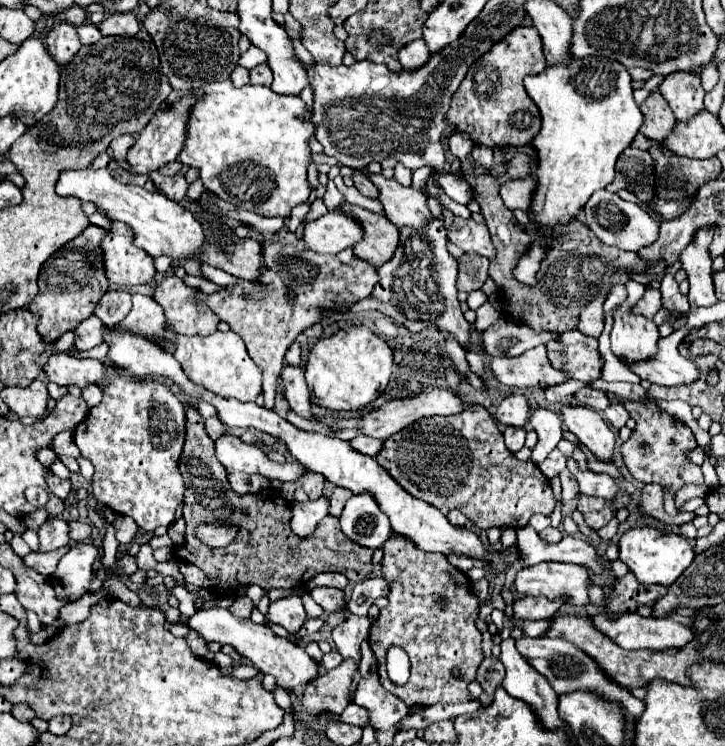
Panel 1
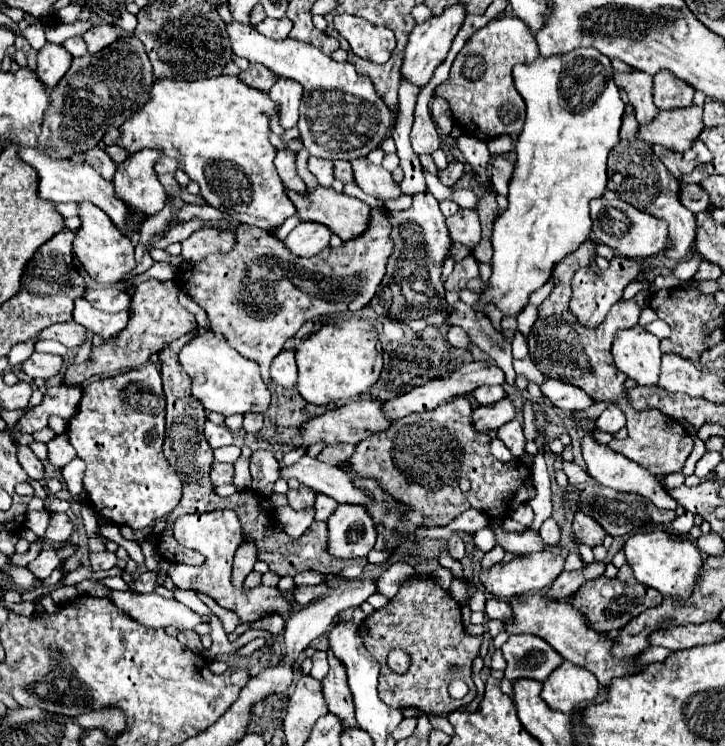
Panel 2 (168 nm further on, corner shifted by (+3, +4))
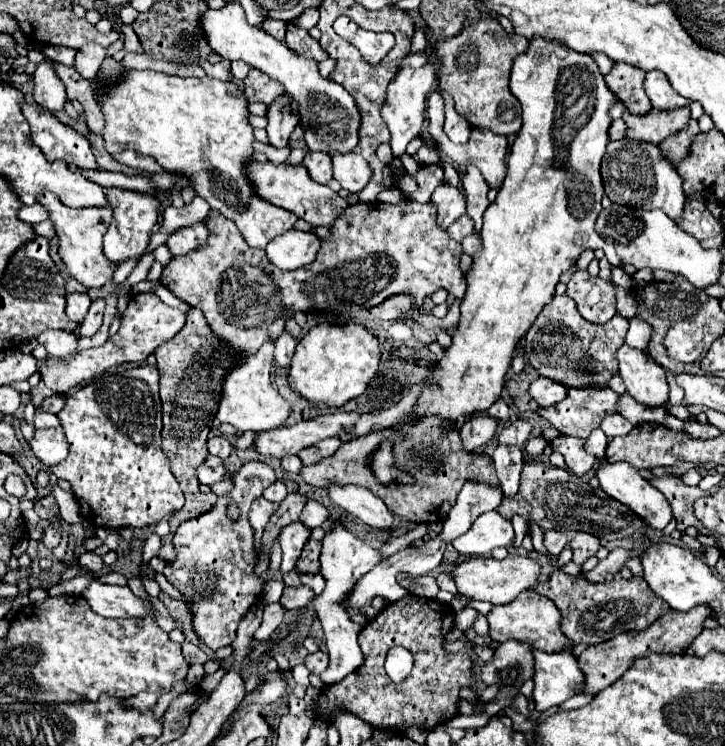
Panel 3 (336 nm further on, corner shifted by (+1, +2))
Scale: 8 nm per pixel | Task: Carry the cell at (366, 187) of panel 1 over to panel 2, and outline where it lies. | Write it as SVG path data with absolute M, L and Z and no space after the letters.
M332 161L334 163L334 177L342 183L352 183L352 167L348 161Z

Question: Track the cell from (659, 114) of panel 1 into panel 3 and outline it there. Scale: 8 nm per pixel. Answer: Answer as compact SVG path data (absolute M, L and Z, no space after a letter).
M616 63L614 69L604 79L606 85L616 93L616 97L626 103L632 115L644 115L652 109L650 99L644 91L644 77L646 73L640 71L638 67Z

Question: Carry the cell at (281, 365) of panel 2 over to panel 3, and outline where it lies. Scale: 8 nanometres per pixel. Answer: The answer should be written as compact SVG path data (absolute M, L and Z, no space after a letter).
M284 331L284 335L280 335L276 339L276 347L274 347L274 361L278 367L282 369L288 369L290 363L292 363L292 357L294 357L294 351L296 351L296 339Z

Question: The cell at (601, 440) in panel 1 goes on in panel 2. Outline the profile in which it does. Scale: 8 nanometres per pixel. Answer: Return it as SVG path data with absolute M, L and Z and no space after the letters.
M590 435L584 437L582 441L582 457L586 461L586 471L592 479L596 479L600 485L604 487L610 487L610 489L616 489L616 491L624 491L624 493L636 493L636 495L642 495L642 497L648 497L658 509L676 509L678 503L664 491L664 487L656 481L654 475L646 473L646 469L642 469L638 463L630 461L628 457L624 455L618 455L614 453L612 449L604 447L604 445L598 445Z

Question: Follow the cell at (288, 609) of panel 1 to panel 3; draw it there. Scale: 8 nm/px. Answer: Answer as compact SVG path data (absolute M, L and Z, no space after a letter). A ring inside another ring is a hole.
M248 461L234 473L234 489L230 495L220 497L218 505L210 509L208 513L184 521L176 533L174 533L174 547L178 551L176 559L166 565L164 575L166 579L182 591L194 605L194 629L198 637L212 649L226 647L236 637L236 627L240 619L260 603L264 579L254 575L254 563L256 563L256 551L252 541L252 527L248 523L248 511L252 505L252 499L246 499L244 495L258 495L262 497L264 489L270 487L276 481L276 473L270 465L262 461ZM228 503L234 503L240 507L240 517L232 521L226 511Z

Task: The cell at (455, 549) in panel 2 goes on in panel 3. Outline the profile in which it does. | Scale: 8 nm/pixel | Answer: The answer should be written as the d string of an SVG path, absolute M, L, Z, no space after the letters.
M442 571L442 575L438 575L436 577L436 581L438 581L438 585L440 585L440 589L444 589L444 591L450 591L450 593L458 593L458 589L456 589L456 581L454 581L454 577L452 577L452 573L448 573L448 571Z

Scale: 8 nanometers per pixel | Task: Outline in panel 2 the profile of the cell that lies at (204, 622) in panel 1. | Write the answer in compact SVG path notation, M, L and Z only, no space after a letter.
M110 591L108 599L134 617L144 627L170 627L176 631L192 631L200 621L200 615L176 599L160 597L158 593L134 593L134 591Z

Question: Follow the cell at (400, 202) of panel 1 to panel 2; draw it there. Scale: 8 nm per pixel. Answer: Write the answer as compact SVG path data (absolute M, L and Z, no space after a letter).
M358 159L352 161L352 171L354 171L354 183L368 195L374 195L382 201L386 199L396 199L400 197L400 187L398 183L392 181L390 171L386 171L380 165L370 163L368 159Z

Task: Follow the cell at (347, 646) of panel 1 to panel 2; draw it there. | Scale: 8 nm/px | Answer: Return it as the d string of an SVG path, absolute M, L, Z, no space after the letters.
M328 653L328 663L330 663L330 671L322 679L322 693L328 705L328 713L336 715L342 721L342 729L360 727L354 717L354 701L346 681L346 669L342 667L340 661L334 659L332 653Z

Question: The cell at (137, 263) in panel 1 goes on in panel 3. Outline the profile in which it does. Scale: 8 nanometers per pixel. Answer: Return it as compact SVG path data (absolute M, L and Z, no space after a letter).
M48 193L38 199L48 211L50 211L50 221L56 225L58 233L58 243L60 243L60 257L66 263L70 275L78 279L84 287L104 287L112 283L112 275L116 273L118 265L112 263L104 251L102 251L102 237L108 231L108 225L112 221L112 209L110 207L82 207L82 209L72 209L60 203L56 195Z

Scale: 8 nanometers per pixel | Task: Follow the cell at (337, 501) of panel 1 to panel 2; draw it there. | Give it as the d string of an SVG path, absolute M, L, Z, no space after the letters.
M318 495L318 497L316 497L316 503L314 503L314 511L316 511L314 519L316 519L316 521L326 521L326 519L334 513L336 507L338 507L338 503L336 503L334 499L324 497L324 495Z

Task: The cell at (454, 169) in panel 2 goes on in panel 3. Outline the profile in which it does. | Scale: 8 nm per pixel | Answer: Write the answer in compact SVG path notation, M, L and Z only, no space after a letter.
M426 165L416 175L416 181L418 181L420 189L412 195L412 199L420 201L420 203L428 203L434 189L444 183L444 169L440 165Z

